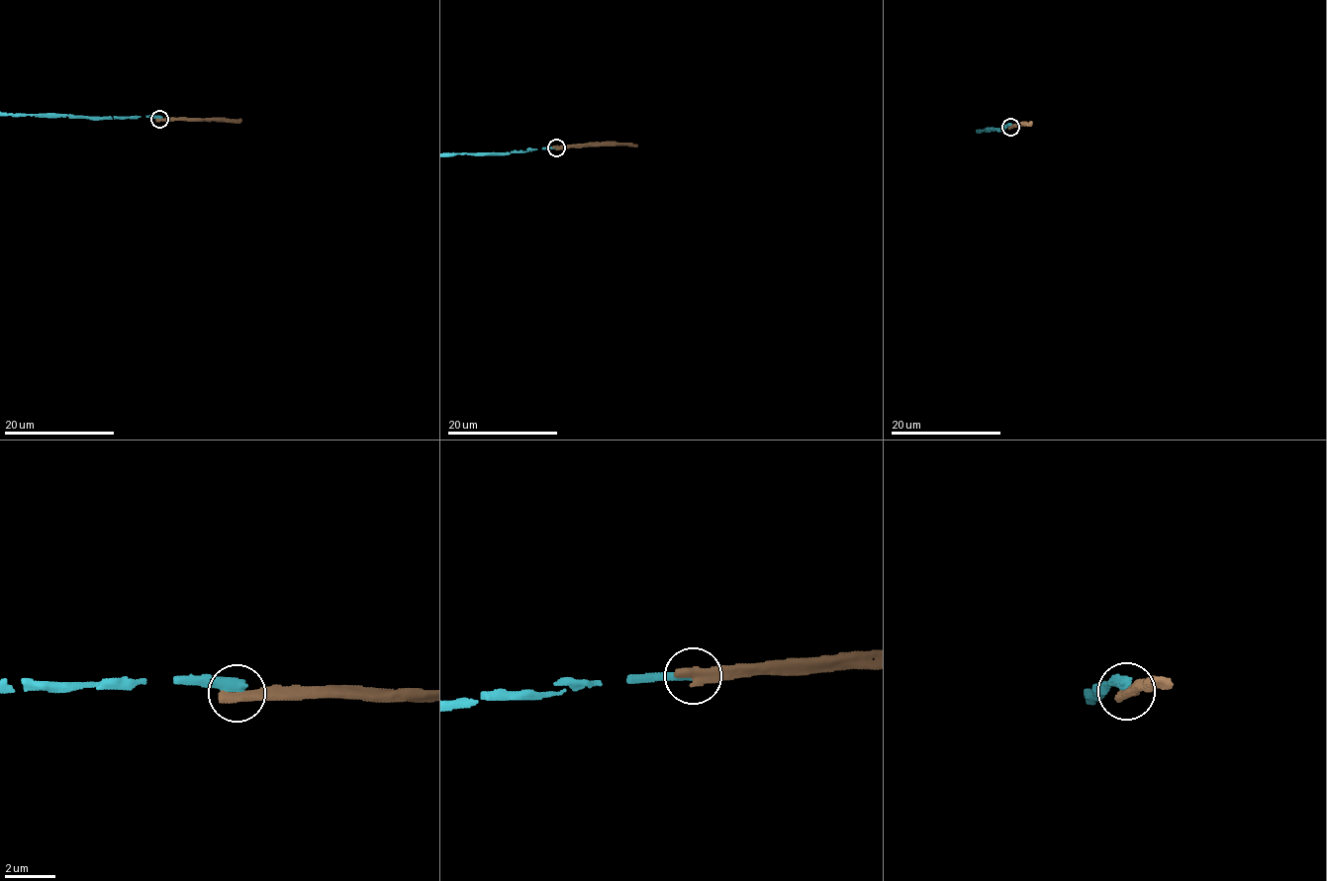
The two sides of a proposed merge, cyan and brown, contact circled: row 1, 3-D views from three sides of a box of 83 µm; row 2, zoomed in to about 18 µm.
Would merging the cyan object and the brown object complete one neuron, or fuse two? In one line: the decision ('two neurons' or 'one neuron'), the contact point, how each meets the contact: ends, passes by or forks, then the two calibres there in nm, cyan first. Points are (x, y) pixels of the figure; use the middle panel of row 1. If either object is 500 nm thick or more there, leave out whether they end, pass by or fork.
two neurons; place (556, 147); calibres 440 and 500 nm

